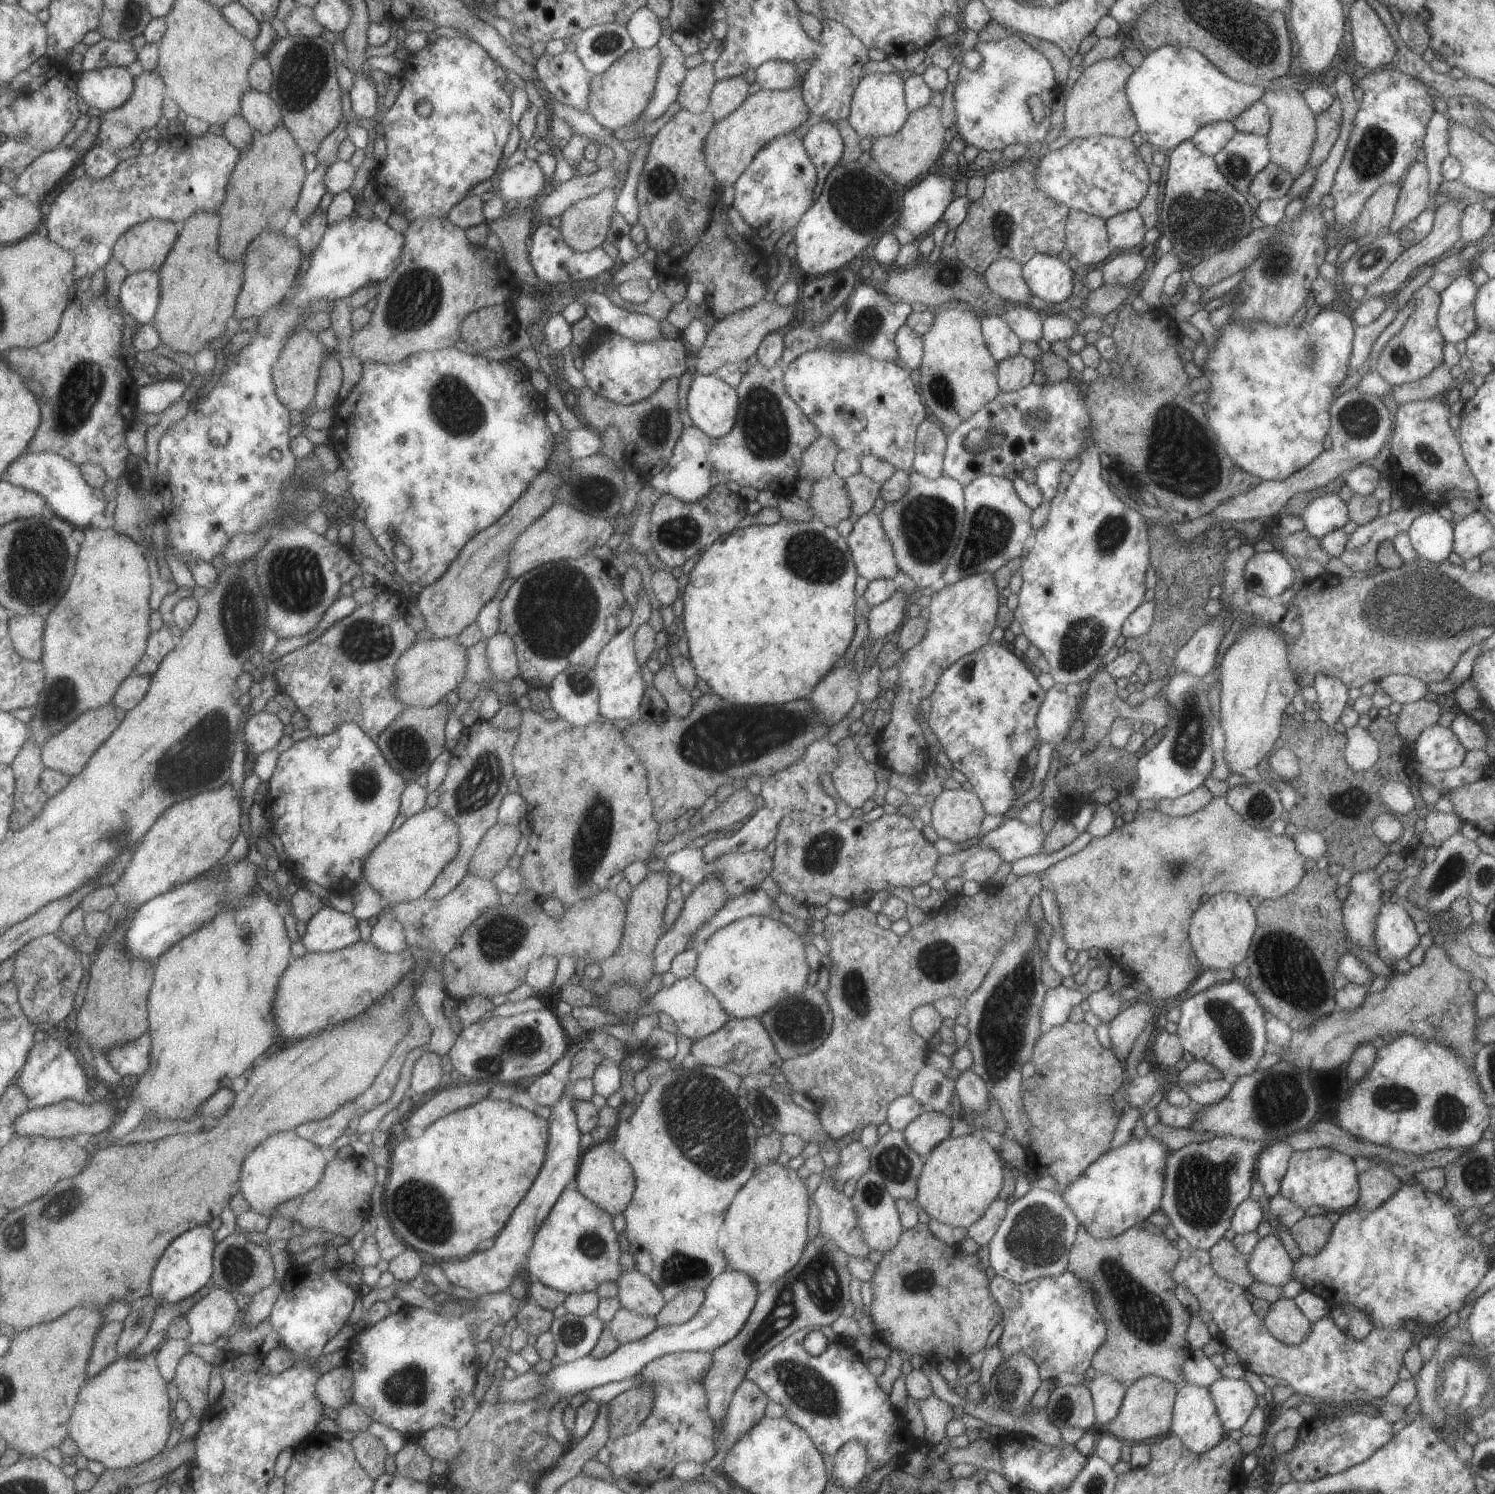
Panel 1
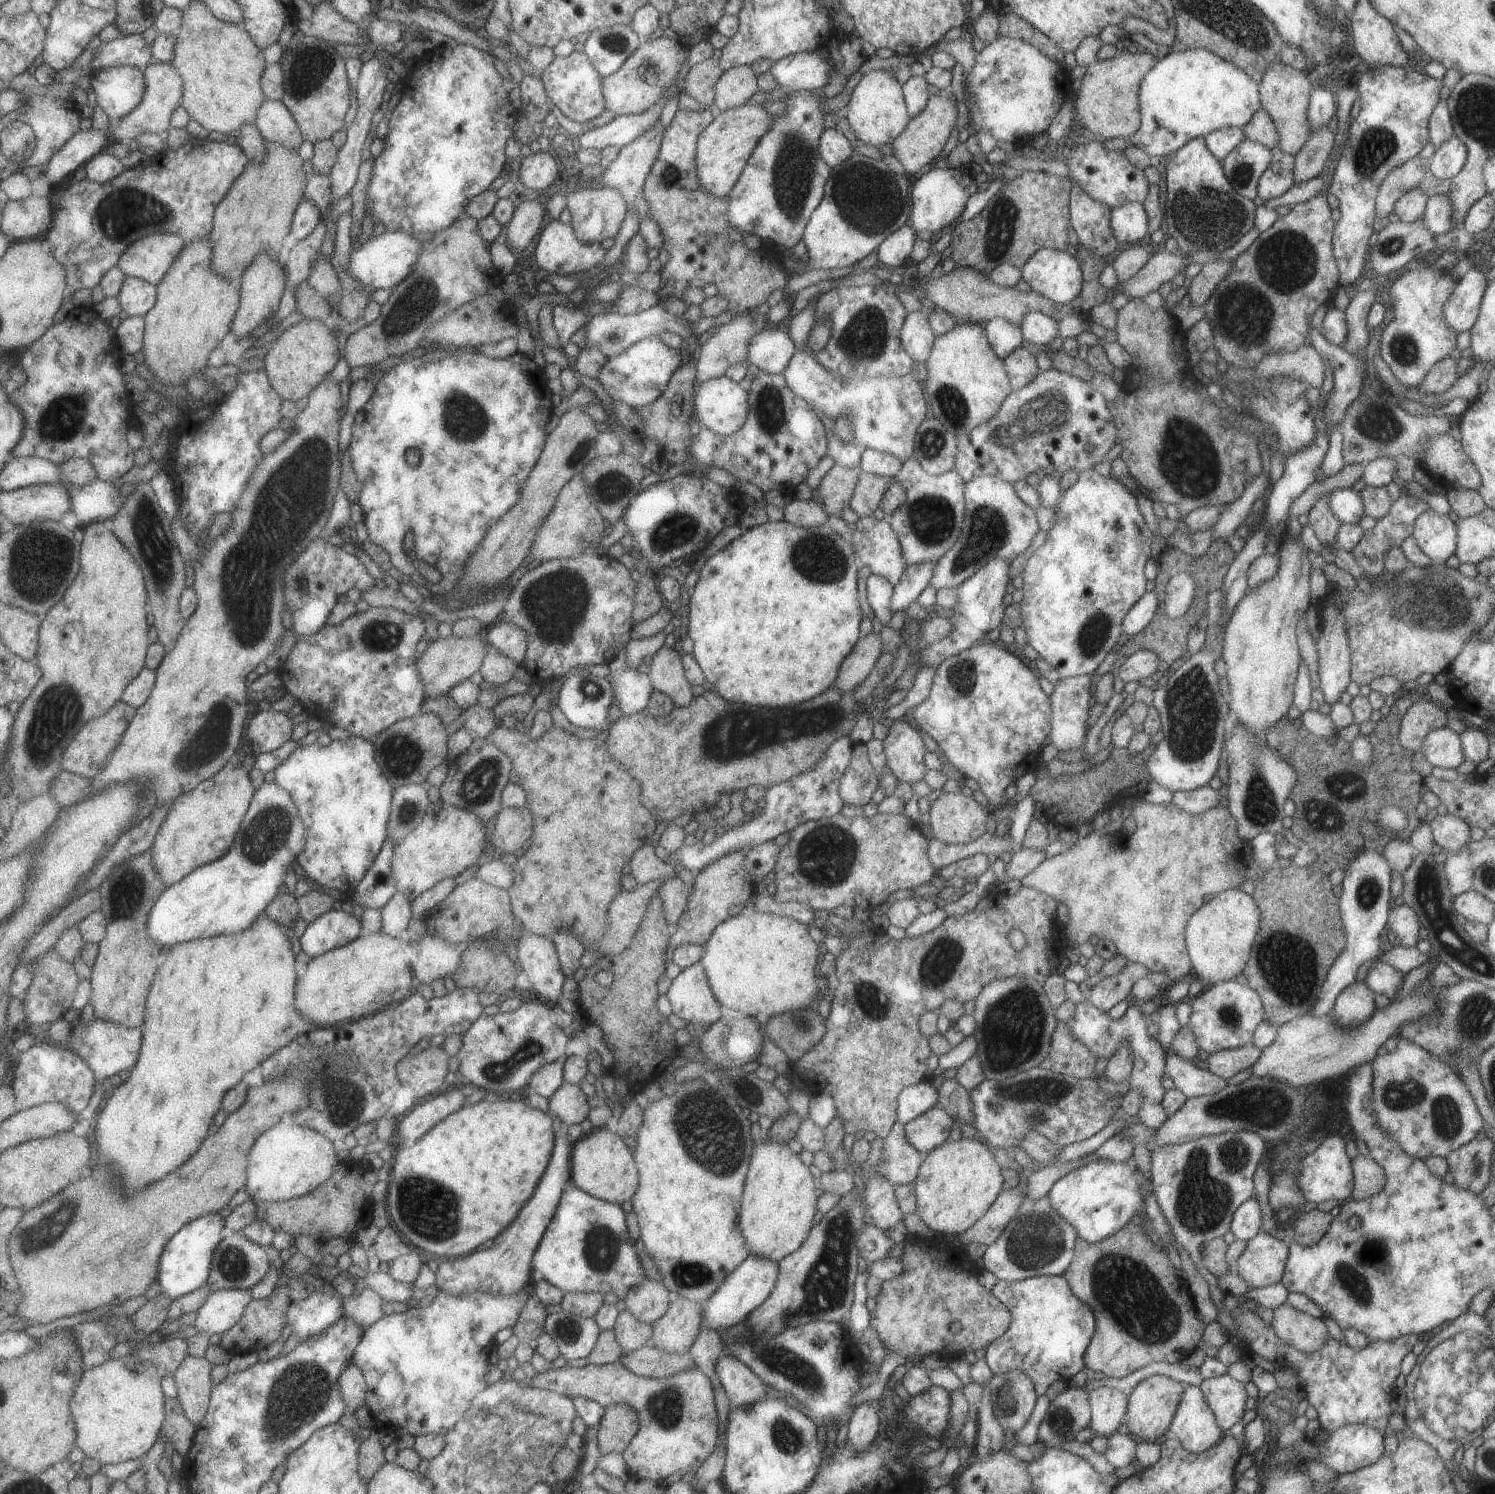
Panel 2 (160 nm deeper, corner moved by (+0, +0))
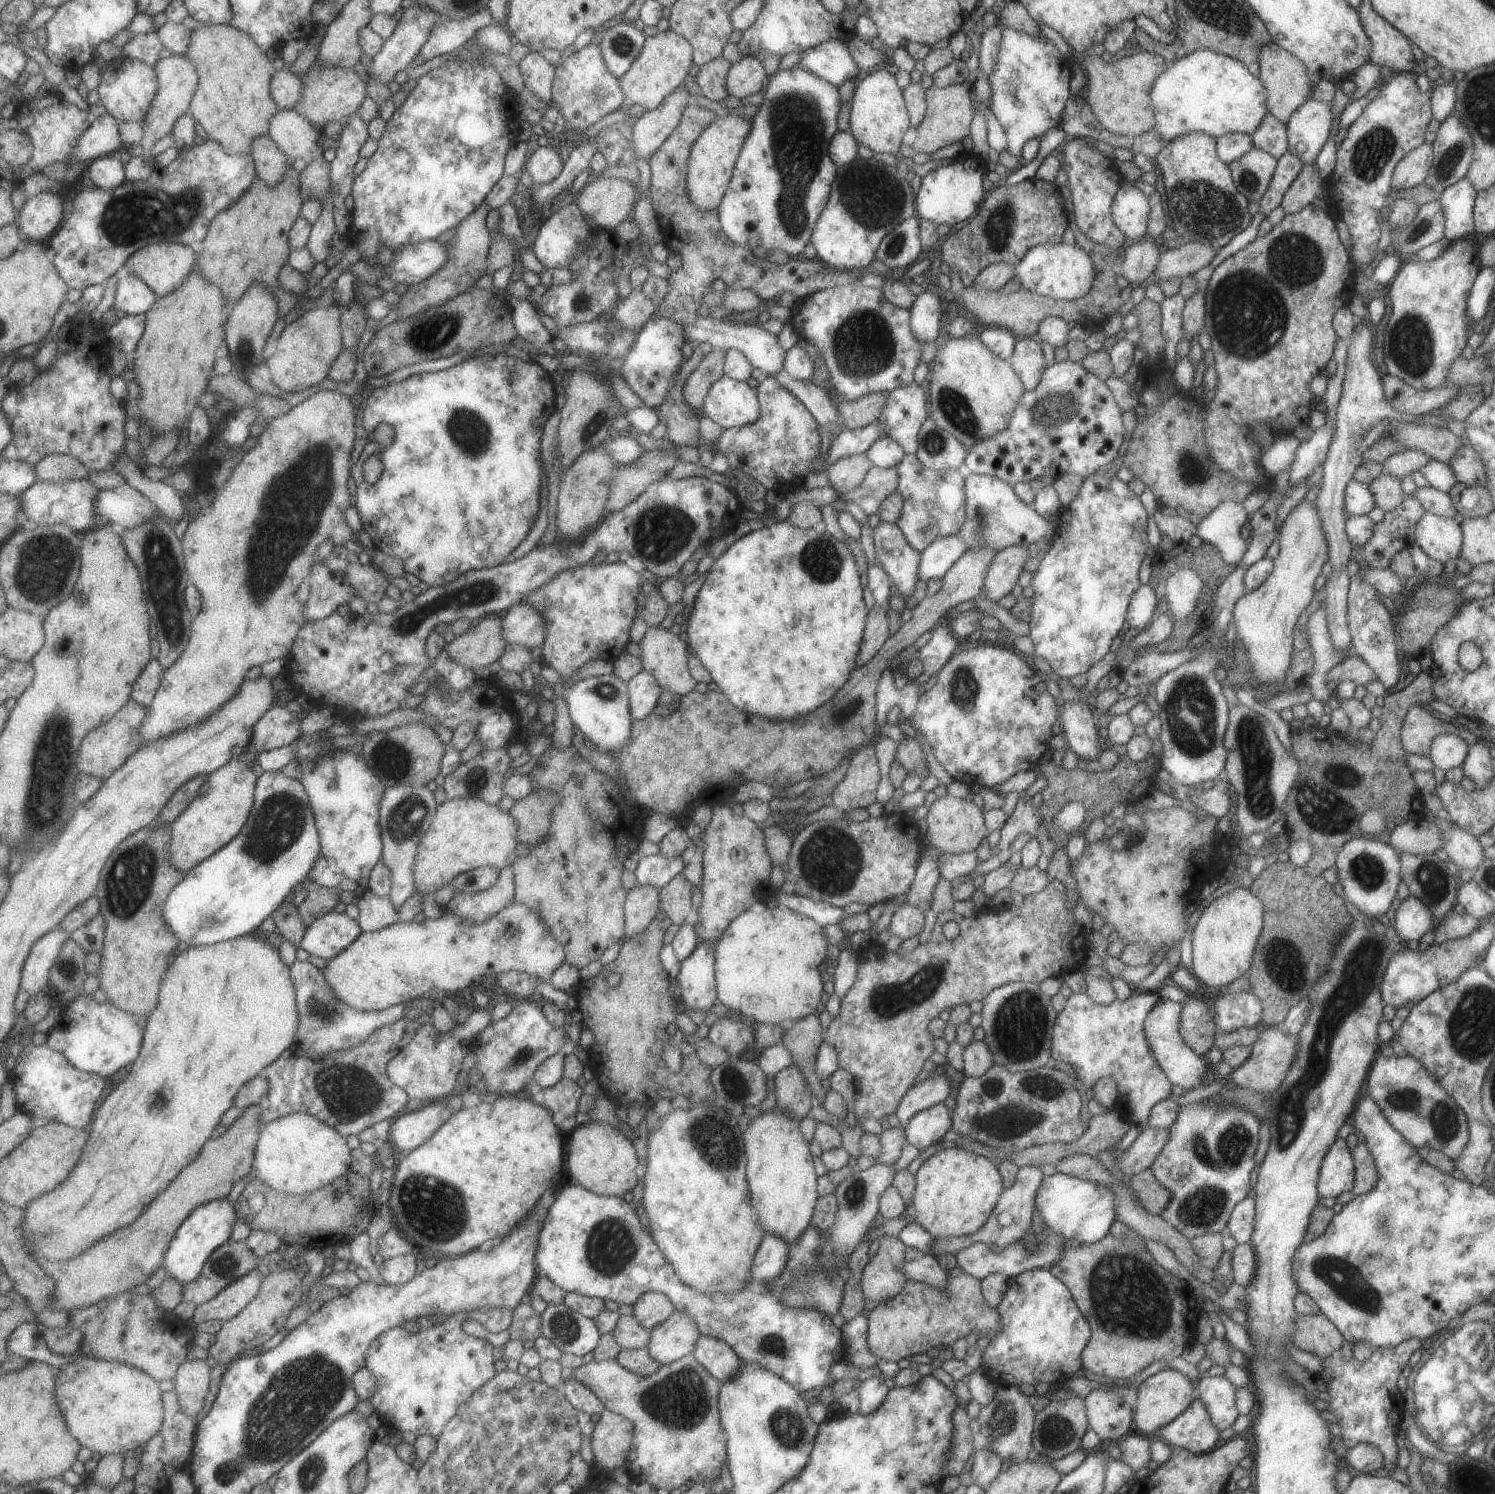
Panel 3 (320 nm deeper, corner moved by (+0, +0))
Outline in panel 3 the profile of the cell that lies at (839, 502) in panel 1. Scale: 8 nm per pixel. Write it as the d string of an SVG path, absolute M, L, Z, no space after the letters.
M865 453L851 455L833 461L825 470L830 486L837 496L843 496L855 488L871 468L872 464Z

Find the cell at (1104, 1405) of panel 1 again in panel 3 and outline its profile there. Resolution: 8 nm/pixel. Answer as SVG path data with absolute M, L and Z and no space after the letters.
M1091 1388L1084 1398L1088 1428L1108 1444L1116 1444L1131 1432L1131 1407L1112 1391Z

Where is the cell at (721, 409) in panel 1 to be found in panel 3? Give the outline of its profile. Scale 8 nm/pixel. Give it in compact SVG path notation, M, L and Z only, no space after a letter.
M721 377L713 382L705 395L701 414L709 417L715 424L718 424L722 429L729 427L743 426L758 418L758 400L756 390L750 388L745 381L736 381L731 377Z

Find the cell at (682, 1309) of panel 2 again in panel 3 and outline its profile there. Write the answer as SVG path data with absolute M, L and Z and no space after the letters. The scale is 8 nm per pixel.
M674 1310L667 1320L650 1328L650 1339L646 1347L650 1357L664 1365L689 1355L698 1336L693 1319Z

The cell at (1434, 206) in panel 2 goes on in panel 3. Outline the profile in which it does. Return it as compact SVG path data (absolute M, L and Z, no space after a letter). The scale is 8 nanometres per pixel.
M1463 177L1438 196L1445 217L1444 237L1448 241L1463 238L1474 231L1472 208L1477 193L1471 181Z

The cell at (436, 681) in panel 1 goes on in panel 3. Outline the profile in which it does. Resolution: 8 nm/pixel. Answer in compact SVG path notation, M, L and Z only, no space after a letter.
M501 615L483 616L462 635L445 644L452 659L465 668L479 668L497 661L505 650Z

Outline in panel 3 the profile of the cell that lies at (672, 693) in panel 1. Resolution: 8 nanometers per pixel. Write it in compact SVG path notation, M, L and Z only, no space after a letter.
M647 625L643 637L638 642L638 647L638 659L642 664L642 670L651 674L663 691L677 693L682 697L695 688L696 682L688 669L689 648L678 635L659 625Z

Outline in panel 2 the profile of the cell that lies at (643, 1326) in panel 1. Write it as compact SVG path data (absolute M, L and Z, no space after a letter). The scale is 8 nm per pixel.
M621 1306L612 1330L623 1353L636 1350L650 1343L652 1339L652 1326L640 1322L631 1312Z

